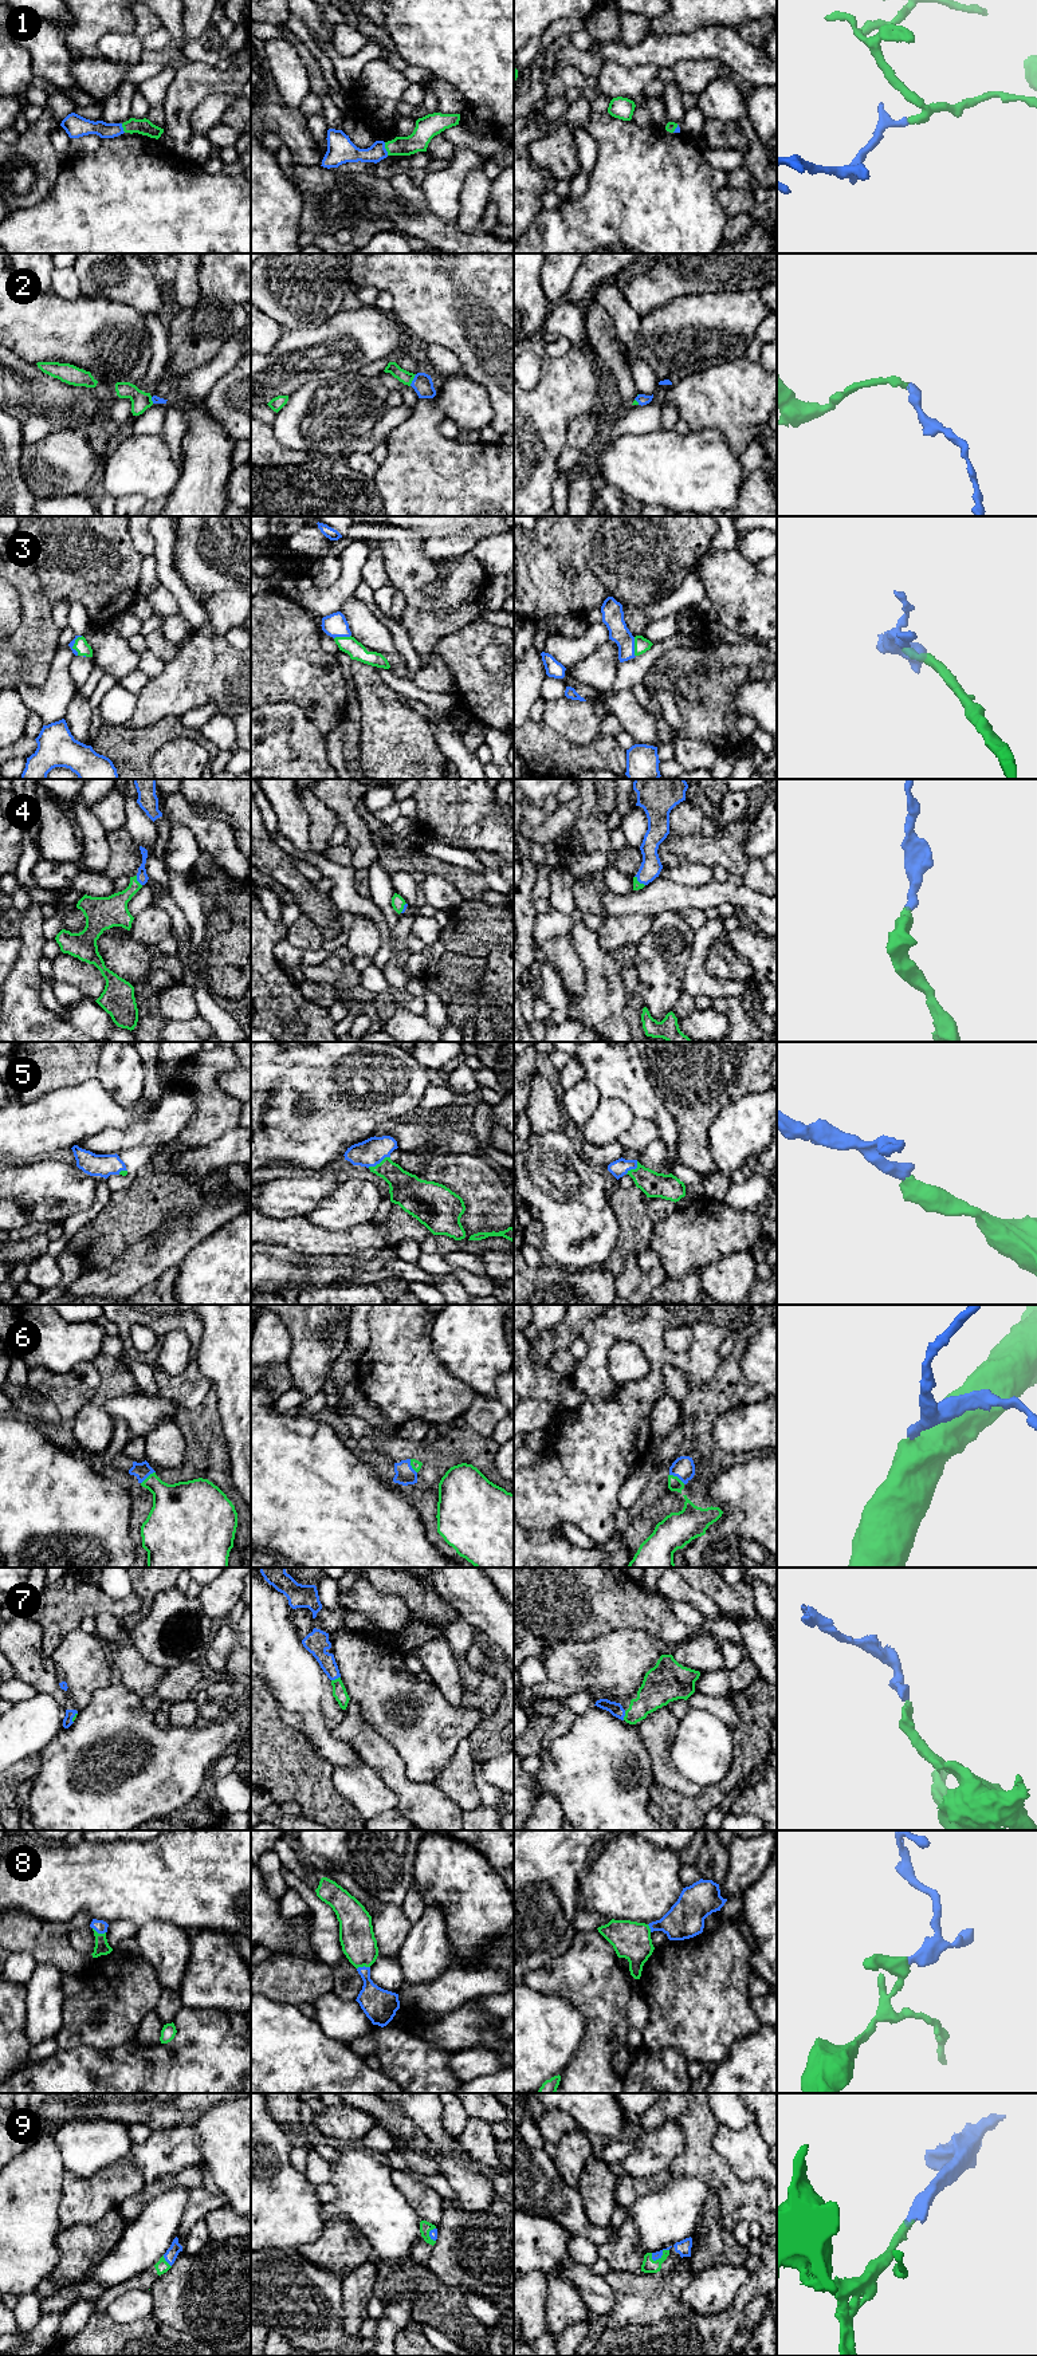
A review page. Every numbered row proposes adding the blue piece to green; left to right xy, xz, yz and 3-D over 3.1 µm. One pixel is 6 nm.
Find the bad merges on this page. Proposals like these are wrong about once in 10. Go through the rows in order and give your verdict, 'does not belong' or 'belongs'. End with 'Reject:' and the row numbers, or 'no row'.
1: belongs
2: belongs
3: belongs
4: belongs
5: belongs
6: belongs
7: belongs
8: belongs
9: belongs
Reject: no row

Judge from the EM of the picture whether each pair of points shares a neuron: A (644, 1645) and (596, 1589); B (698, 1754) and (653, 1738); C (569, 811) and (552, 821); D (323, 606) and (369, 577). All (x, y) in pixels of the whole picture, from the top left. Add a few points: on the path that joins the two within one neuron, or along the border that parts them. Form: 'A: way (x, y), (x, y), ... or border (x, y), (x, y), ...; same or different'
A: border (600, 1635), (620, 1629), (641, 1629), (660, 1641); different
B: border (676, 1721), (671, 1761), (683, 1774); different
C: way (565, 815), (556, 821); same
D: border (370, 550), (361, 570), (361, 579); different

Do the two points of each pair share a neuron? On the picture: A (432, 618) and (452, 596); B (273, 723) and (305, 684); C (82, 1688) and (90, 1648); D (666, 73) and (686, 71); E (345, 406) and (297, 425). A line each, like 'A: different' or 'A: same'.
A: different
B: different
C: same
D: different
E: same

